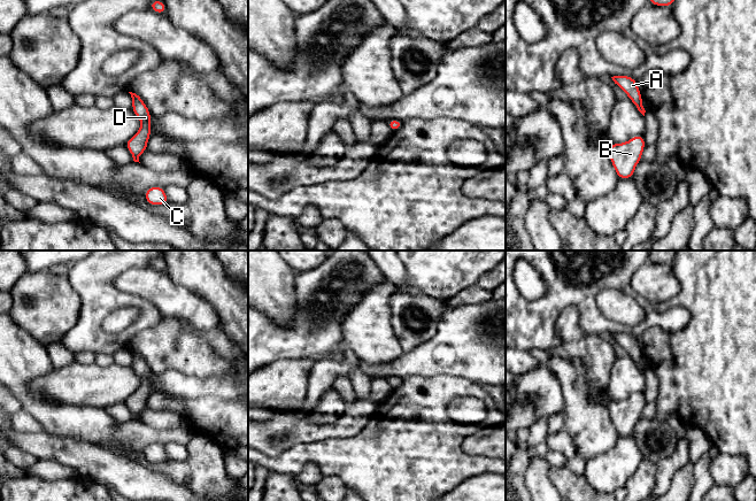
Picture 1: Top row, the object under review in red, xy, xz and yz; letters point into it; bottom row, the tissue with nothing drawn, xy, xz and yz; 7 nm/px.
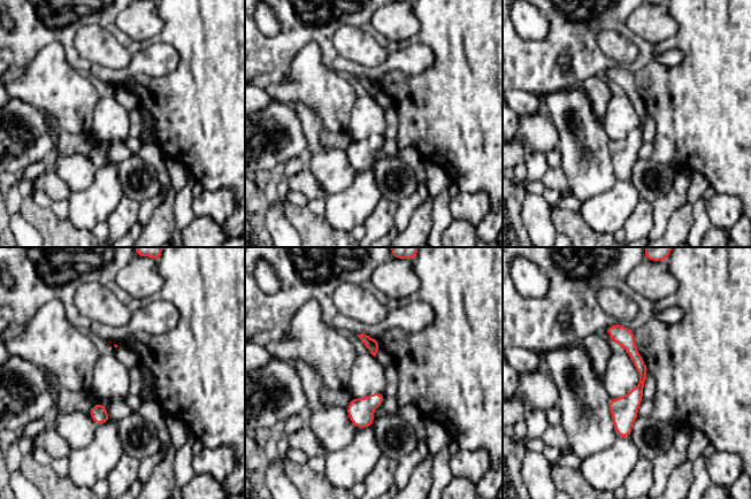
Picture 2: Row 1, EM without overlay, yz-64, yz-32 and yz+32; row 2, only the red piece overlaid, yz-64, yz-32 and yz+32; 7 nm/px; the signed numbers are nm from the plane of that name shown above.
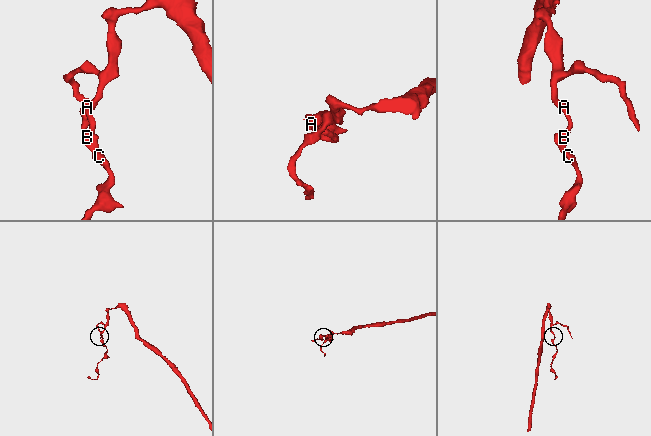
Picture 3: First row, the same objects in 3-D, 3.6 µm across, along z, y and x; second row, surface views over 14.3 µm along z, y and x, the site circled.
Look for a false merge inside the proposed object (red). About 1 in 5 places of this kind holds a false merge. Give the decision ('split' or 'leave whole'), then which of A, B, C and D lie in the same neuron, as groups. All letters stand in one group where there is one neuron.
leave whole; A B C D

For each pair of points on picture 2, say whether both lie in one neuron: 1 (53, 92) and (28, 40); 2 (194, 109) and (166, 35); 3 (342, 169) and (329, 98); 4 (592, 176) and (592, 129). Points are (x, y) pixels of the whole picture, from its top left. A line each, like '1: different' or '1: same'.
1: different
2: same
3: different
4: same

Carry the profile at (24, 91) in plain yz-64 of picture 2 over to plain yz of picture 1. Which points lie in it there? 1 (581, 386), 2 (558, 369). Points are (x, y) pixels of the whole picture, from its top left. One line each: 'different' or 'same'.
1: different
2: different

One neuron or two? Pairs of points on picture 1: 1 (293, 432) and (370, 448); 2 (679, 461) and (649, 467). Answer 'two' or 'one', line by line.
1: two
2: two

